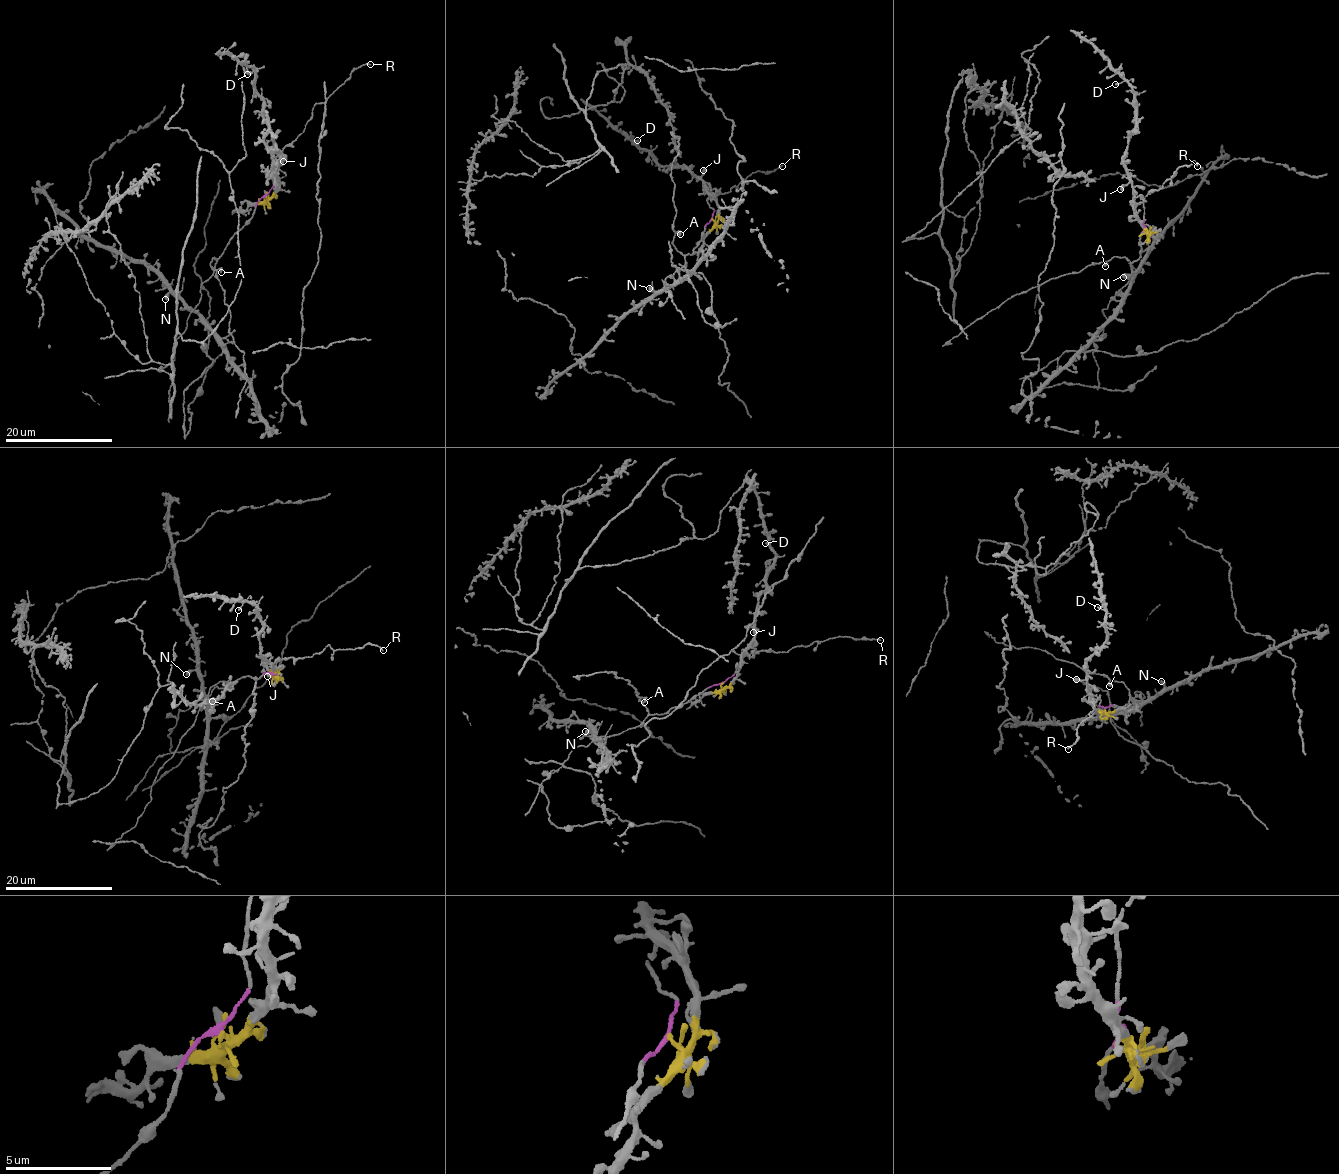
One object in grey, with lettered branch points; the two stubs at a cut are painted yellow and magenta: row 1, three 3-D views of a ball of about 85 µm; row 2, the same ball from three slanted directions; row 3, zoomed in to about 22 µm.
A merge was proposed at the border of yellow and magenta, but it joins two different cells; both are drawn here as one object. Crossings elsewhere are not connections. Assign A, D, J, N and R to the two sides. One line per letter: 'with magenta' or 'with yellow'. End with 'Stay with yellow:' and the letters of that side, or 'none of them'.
A: with magenta
D: with yellow
J: with yellow
N: with magenta
R: with magenta
Stay with yellow: D, J

